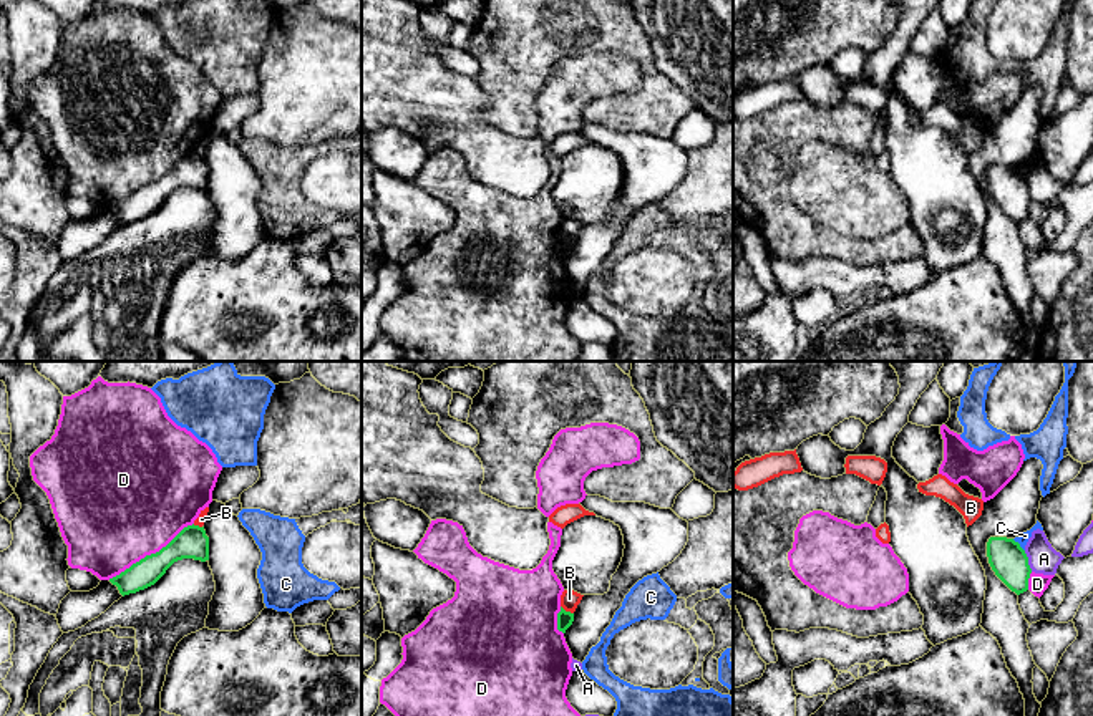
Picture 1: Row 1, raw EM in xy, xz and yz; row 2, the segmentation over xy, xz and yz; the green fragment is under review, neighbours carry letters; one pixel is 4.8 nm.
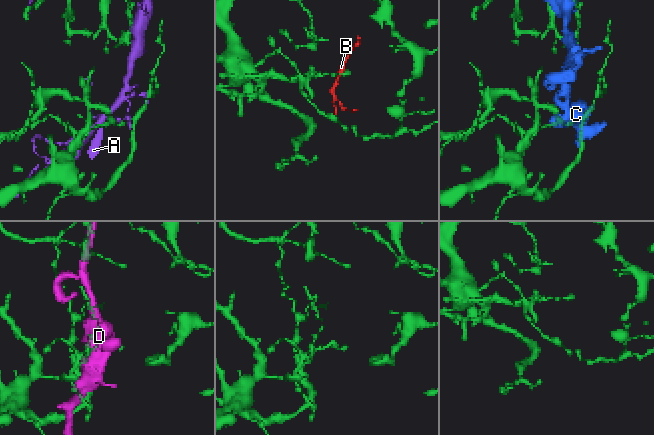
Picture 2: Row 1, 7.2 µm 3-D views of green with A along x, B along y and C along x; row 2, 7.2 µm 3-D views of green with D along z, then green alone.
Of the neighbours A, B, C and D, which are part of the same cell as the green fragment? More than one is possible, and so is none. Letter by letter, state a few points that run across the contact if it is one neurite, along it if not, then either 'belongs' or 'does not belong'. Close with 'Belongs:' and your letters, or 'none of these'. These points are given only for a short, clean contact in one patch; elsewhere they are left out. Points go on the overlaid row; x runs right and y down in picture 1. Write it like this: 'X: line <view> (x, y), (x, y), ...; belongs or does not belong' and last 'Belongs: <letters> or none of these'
A: does not belong
B: line xz (561, 605), (573, 614); does not belong
C: does not belong
D: does not belong
Belongs: none of these

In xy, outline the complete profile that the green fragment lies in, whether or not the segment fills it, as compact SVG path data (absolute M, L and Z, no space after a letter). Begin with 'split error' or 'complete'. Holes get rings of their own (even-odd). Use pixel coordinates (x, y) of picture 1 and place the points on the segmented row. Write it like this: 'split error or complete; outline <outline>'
complete; outline M194 524L184 527L159 552L146 555L119 575L109 578L109 582L118 587L123 597L136 593L154 585L174 562L182 559L209 560L209 537L204 527Z

